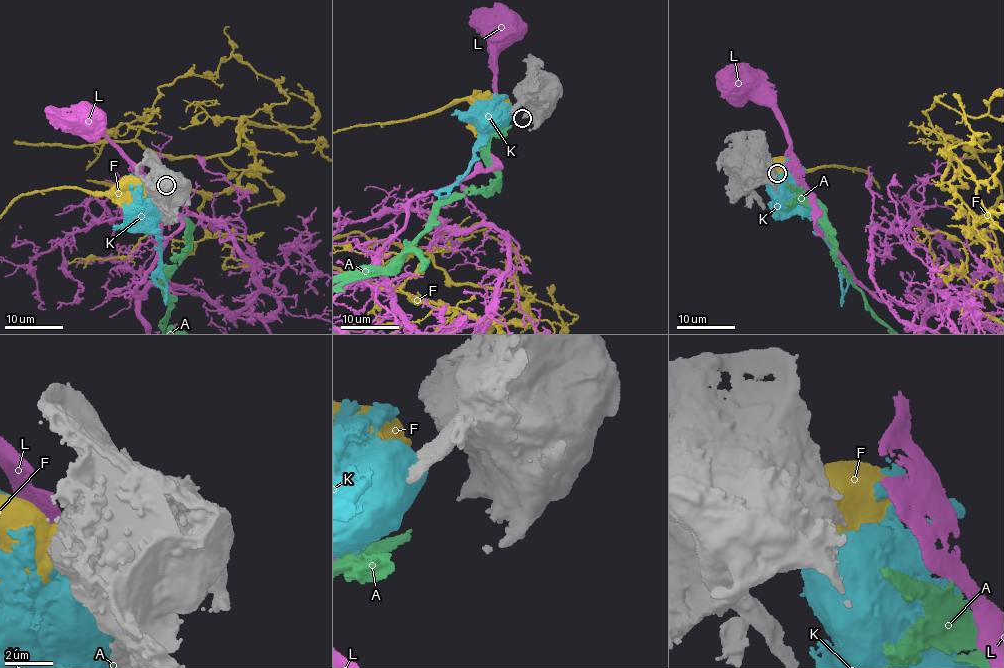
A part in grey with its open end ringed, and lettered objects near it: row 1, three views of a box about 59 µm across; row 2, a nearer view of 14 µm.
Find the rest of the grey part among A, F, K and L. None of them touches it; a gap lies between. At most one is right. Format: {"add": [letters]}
{"add": ["A"]}

